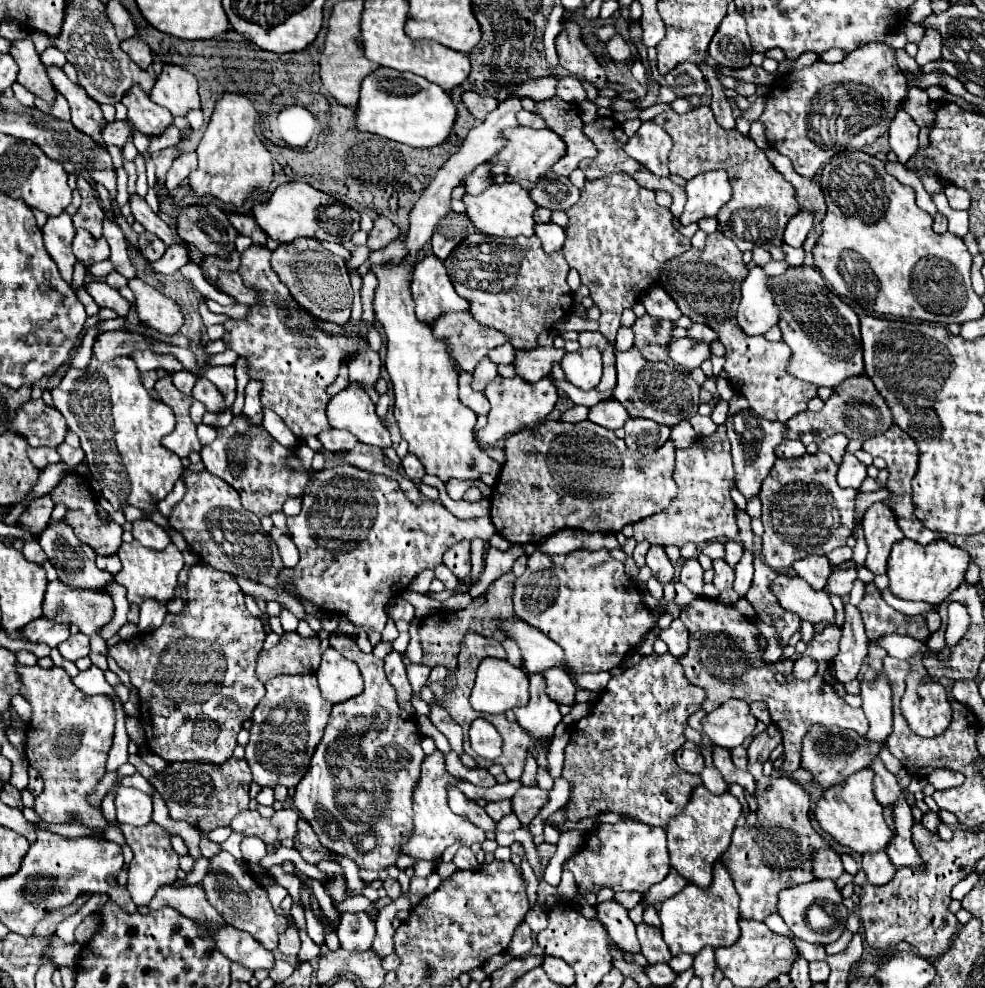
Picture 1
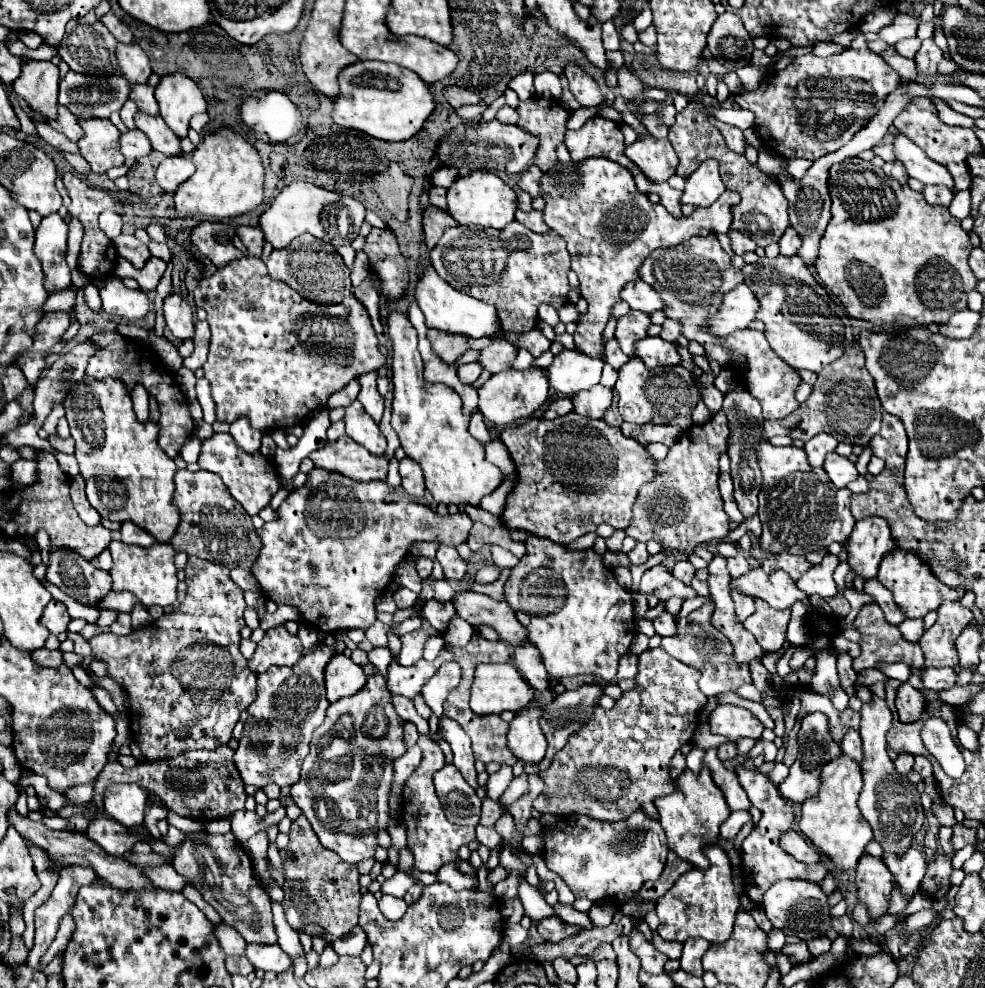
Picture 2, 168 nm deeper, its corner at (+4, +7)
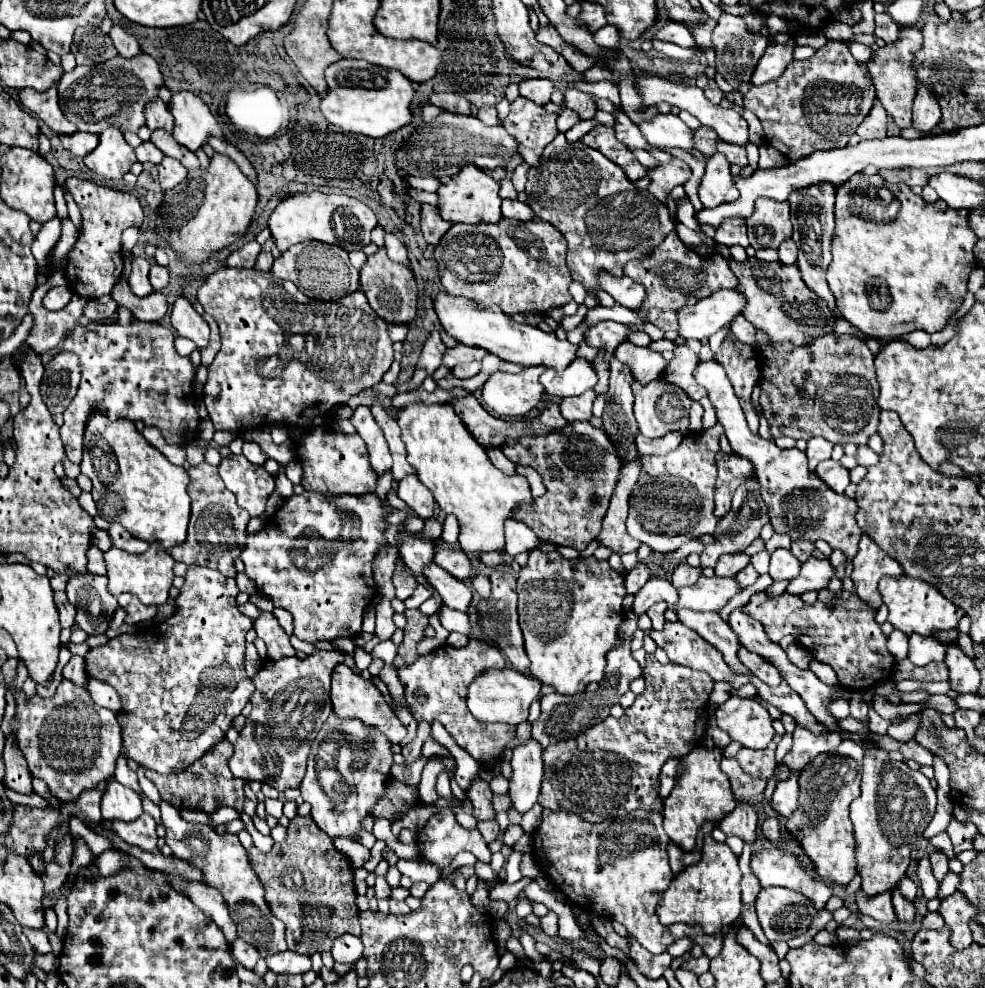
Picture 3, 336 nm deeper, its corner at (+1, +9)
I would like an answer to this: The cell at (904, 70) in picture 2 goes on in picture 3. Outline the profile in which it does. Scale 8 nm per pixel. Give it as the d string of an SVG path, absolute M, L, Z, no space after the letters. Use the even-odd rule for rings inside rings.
M849 42L849 50L857 62L865 62L865 64L871 60L871 54L873 54L873 50L869 46L859 44L859 42Z

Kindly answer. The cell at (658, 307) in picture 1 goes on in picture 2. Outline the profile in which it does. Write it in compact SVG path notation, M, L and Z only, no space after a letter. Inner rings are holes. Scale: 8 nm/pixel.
M632 280L624 286L624 290L620 292L620 298L626 300L630 304L632 310L640 310L640 312L654 312L654 310L662 310L662 300L658 296L656 290L652 290L646 282L642 280Z

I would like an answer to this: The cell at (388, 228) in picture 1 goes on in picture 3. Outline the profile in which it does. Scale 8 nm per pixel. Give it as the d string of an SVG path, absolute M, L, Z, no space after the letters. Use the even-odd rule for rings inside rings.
M381 246L373 256L367 256L365 266L361 268L361 288L371 304L371 308L387 322L395 324L407 324L415 318L415 306L417 306L417 284L413 272L399 262L393 262L387 256L385 246Z

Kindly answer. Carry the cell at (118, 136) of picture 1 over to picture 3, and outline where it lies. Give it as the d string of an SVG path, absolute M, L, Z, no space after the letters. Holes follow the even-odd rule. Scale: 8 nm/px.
M141 142L141 144L135 148L135 154L137 154L137 160L139 160L139 162L159 164L159 162L163 160L163 154L161 154L151 142Z

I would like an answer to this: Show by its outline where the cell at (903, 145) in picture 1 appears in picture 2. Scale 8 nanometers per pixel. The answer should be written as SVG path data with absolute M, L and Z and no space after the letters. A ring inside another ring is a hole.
M896 134L896 140L894 140L894 152L896 152L896 158L906 166L910 178L916 178L920 180L924 186L932 184L932 186L948 186L952 192L952 174L940 166L938 162L930 160L926 156L926 152L922 148L918 148L910 138L902 136L902 134Z

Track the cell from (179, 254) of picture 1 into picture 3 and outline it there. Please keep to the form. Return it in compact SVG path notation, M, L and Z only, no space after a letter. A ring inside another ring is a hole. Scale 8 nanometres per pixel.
M153 262L151 264L151 272L149 272L149 280L151 280L153 290L163 290L169 284L169 272L167 272L167 268L163 268L157 262Z

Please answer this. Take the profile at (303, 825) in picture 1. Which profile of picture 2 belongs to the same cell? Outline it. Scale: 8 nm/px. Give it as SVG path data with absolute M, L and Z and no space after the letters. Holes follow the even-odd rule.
M304 816L292 822L290 828L290 844L280 850L282 866L284 866L284 900L282 908L286 914L286 922L296 932L306 932L308 936L324 936L326 942L334 942L336 938L348 934L358 924L358 906L360 906L360 886L358 886L358 870L354 864L340 860L334 852L328 852L312 832L312 826Z

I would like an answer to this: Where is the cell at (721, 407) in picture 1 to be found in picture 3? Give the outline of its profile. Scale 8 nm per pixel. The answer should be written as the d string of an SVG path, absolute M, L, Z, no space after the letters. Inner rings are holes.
M681 344L675 348L673 360L669 362L667 370L663 372L663 378L667 382L675 382L679 388L687 390L691 400L701 400L703 396L707 396L707 390L703 390L703 386L699 386L693 378L693 372L699 366L699 362L701 362L699 356L687 344Z

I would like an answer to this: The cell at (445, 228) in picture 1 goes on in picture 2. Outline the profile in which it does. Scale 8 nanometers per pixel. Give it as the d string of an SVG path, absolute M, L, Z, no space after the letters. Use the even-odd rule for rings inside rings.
M428 206L424 210L424 234L426 234L426 246L432 250L436 246L436 242L440 240L440 236L444 234L446 228L450 226L456 226L458 222L446 212L446 210L440 210L440 208L434 208L434 206Z

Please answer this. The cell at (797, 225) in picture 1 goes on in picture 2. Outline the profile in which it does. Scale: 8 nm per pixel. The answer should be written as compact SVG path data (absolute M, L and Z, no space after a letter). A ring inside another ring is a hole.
M788 228L788 230L784 232L784 236L780 238L780 242L778 242L778 246L780 246L780 254L782 254L782 256L794 256L794 254L798 252L800 244L802 244L800 236L798 236L792 228Z

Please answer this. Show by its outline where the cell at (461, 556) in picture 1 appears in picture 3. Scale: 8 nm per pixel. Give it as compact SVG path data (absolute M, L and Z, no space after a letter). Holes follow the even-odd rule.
M439 548L435 554L435 564L459 580L467 580L471 576L471 560L463 550Z

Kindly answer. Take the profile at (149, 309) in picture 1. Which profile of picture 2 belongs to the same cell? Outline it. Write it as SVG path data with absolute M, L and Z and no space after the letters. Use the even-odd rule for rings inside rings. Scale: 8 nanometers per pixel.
M166 296L164 300L164 316L166 326L172 330L172 334L180 340L194 338L194 322L192 322L192 308L178 296Z

